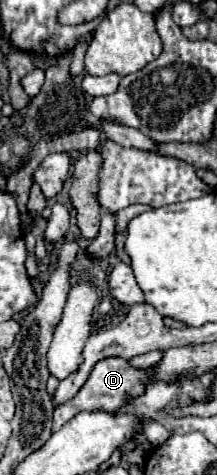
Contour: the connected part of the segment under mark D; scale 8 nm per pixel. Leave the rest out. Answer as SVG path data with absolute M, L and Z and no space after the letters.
M106 358L106 360L100 360L94 370L90 372L86 384L80 388L80 392L68 400L66 404L60 404L56 406L54 410L54 424L52 424L52 430L60 430L62 424L66 424L72 416L76 416L78 412L96 412L96 410L116 410L120 406L124 406L126 398L136 398L144 392L144 382L148 380L146 372L144 370L136 370L128 364L128 360L122 360L122 358Z

